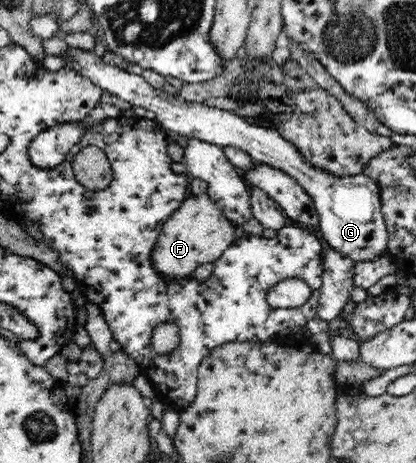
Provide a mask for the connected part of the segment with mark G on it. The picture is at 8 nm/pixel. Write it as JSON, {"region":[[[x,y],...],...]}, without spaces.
{"region":[[[70,47],[65,58],[65,68],[89,78],[104,92],[110,92],[130,102],[132,106],[154,112],[155,121],[167,132],[173,130],[189,139],[196,138],[220,147],[236,146],[247,152],[255,161],[269,164],[295,178],[314,201],[319,214],[319,234],[340,255],[360,262],[378,259],[380,255],[387,254],[388,229],[381,211],[381,191],[373,178],[362,173],[353,177],[330,176],[330,173],[310,165],[290,141],[278,135],[278,131],[249,124],[245,118],[230,110],[220,110],[205,106],[204,103],[186,101],[180,96],[168,95],[162,89],[154,88],[142,75],[120,69],[112,63],[104,63],[103,58],[95,52]]]}

